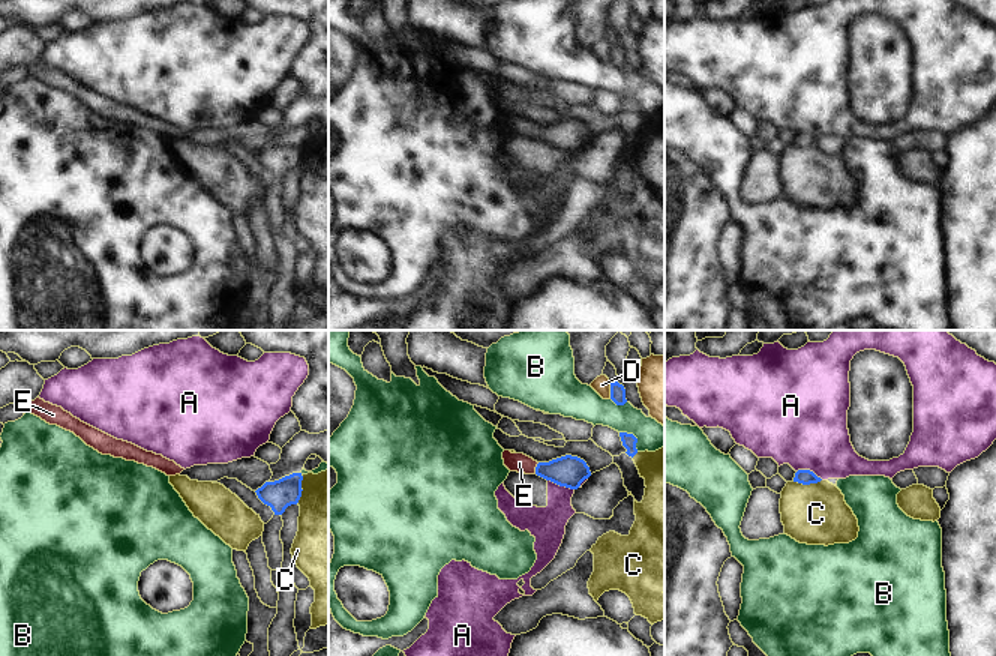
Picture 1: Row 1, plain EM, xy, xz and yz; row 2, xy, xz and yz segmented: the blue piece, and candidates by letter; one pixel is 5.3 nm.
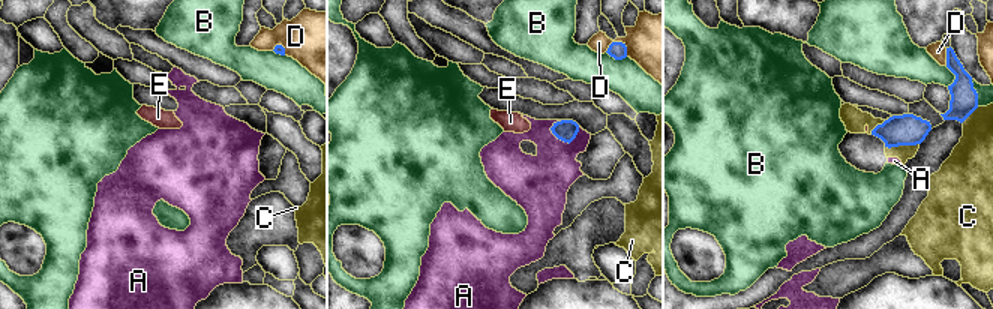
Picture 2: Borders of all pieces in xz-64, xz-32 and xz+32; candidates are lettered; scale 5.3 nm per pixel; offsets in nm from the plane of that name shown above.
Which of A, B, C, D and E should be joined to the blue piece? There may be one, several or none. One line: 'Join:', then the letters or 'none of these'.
Join: E

